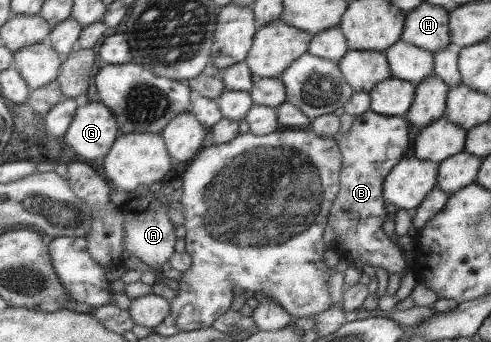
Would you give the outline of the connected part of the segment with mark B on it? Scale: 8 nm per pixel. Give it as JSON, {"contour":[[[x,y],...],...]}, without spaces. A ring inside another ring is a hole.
{"contour":[[[369,110],[366,111],[366,113],[362,113],[362,115],[358,115],[349,131],[343,135],[342,140],[338,141],[339,150],[343,155],[343,166],[339,177],[339,195],[336,197],[336,199],[334,199],[334,203],[332,205],[332,208],[330,209],[328,226],[333,227],[335,233],[337,234],[336,240],[339,239],[339,234],[344,234],[345,240],[344,242],[340,242],[339,240],[337,240],[338,244],[334,249],[336,249],[336,253],[340,255],[340,259],[348,259],[349,261],[352,261],[358,258],[359,260],[362,260],[363,265],[369,263],[376,269],[377,267],[386,269],[389,275],[401,272],[406,266],[409,266],[402,256],[401,249],[396,244],[394,244],[394,242],[392,242],[392,240],[390,240],[388,236],[386,236],[386,233],[382,229],[382,223],[384,223],[384,221],[388,219],[387,214],[389,213],[385,208],[385,199],[383,198],[383,181],[384,179],[386,179],[388,173],[393,170],[393,167],[402,158],[404,158],[404,154],[406,153],[408,147],[410,147],[410,137],[408,137],[408,124],[409,121],[407,119],[402,119],[402,117],[398,117],[396,115],[380,115],[378,113],[375,113],[374,111]]]}

